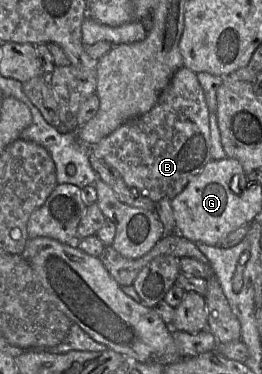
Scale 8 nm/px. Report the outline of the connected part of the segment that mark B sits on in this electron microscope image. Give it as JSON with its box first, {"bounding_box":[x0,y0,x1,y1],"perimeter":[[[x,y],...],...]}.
{"bounding_box":[92,67,211,202],"perimeter":[[[182,67],[161,92],[155,106],[141,117],[126,121],[114,132],[92,144],[96,157],[114,167],[131,189],[154,202],[172,199],[181,193],[189,182],[211,162],[209,111],[204,91],[196,73]]]}

